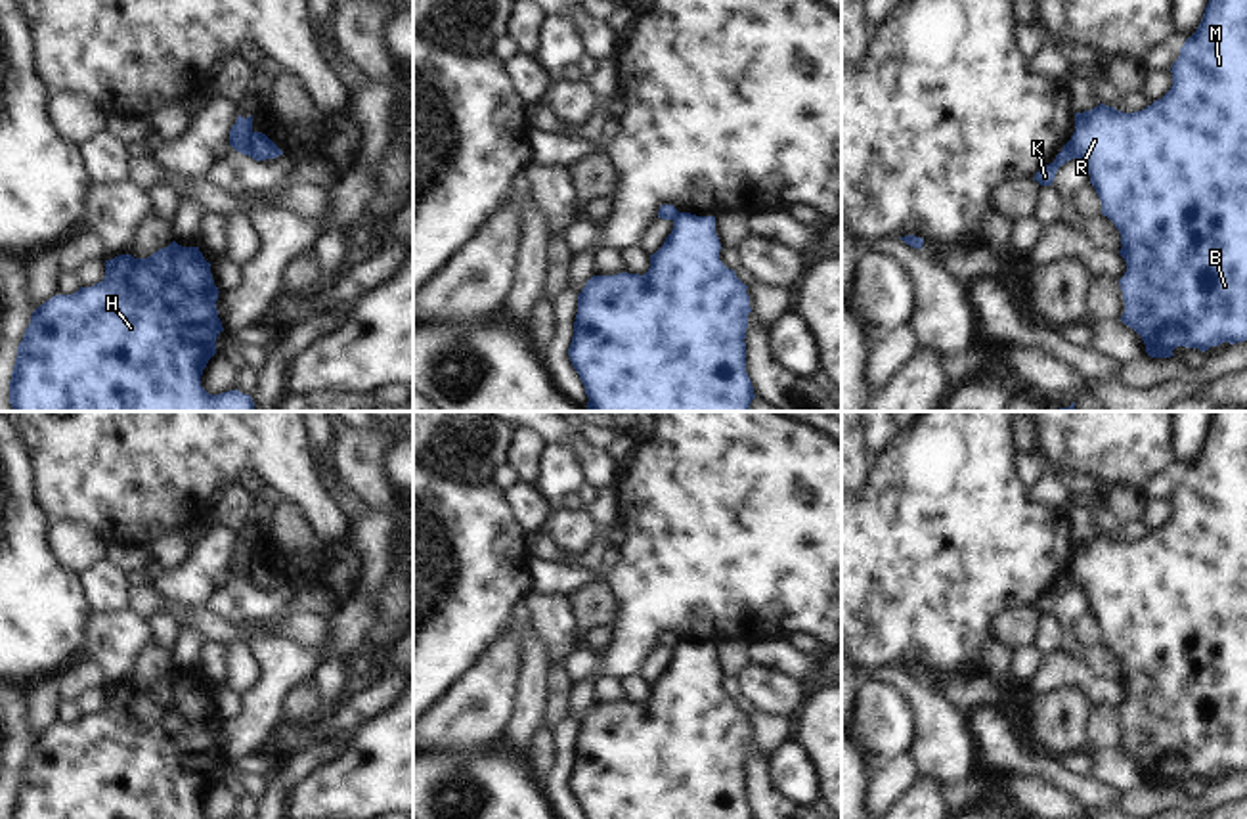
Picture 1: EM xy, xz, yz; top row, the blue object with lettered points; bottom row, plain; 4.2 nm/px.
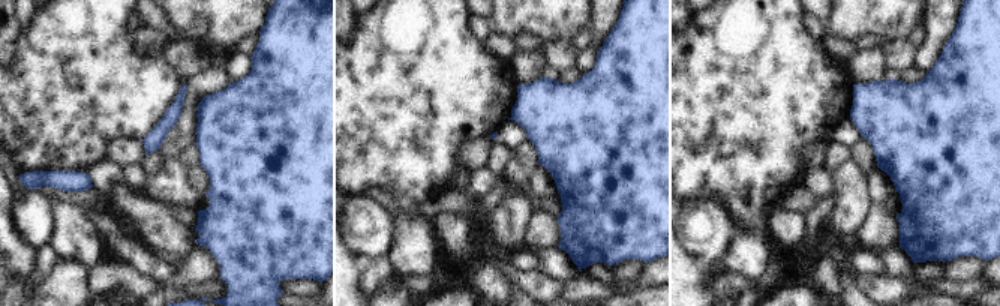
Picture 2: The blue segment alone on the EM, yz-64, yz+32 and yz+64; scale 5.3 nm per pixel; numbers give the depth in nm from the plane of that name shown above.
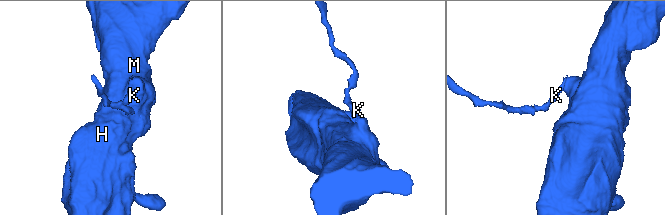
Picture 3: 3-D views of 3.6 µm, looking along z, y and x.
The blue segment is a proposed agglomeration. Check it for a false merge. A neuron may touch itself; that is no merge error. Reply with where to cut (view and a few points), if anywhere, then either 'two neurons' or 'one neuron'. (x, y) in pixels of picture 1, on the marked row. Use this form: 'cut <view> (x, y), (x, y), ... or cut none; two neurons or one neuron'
cut xy (251, 131), (249, 155); two neurons

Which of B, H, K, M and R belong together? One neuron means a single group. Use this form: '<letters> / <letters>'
B H M R / K

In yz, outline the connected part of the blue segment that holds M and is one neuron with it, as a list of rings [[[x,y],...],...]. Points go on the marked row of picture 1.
[[[1209,0],[1197,31],[1186,38],[1170,73],[1172,86],[1161,100],[1134,113],[1123,113],[1100,103],[1088,115],[1079,117],[1071,136],[1073,159],[1084,163],[1090,184],[1102,201],[1102,214],[1121,233],[1123,247],[1119,255],[1127,262],[1127,272],[1119,279],[1125,300],[1121,321],[1142,337],[1151,358],[1170,358],[1176,346],[1205,352],[1222,343],[1236,344],[1247,341],[1247,0]]]

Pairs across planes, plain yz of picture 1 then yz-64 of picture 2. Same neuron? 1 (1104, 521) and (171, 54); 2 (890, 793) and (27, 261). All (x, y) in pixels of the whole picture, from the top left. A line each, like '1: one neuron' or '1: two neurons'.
1: one neuron
2: two neurons

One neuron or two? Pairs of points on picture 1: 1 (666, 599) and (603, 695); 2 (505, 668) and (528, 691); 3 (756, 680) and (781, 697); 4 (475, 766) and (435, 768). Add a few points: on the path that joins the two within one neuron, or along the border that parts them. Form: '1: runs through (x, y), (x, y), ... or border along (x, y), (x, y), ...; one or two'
1: border along (599, 676), (614, 676), (618, 680); two
2: border along (523, 634), (517, 697), (507, 722); two
3: runs through (762, 686), (775, 691); one
4: runs through (465, 768), (444, 768); one

